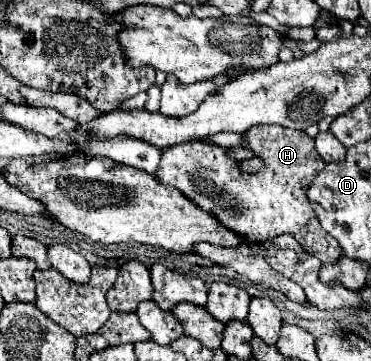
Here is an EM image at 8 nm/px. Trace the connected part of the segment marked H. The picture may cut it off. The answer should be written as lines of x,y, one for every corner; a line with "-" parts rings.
251,127
243,133
243,147
251,149
263,161
261,171
243,171
239,161
227,155
227,147
195,141
163,151
155,179
177,187
189,201
211,213
229,231
247,239
247,243
263,243
291,233
309,255
315,255
323,263
335,263
341,257
341,247
321,227
305,195
315,175
325,167
323,159
311,151
311,137
303,131
287,131
283,127

